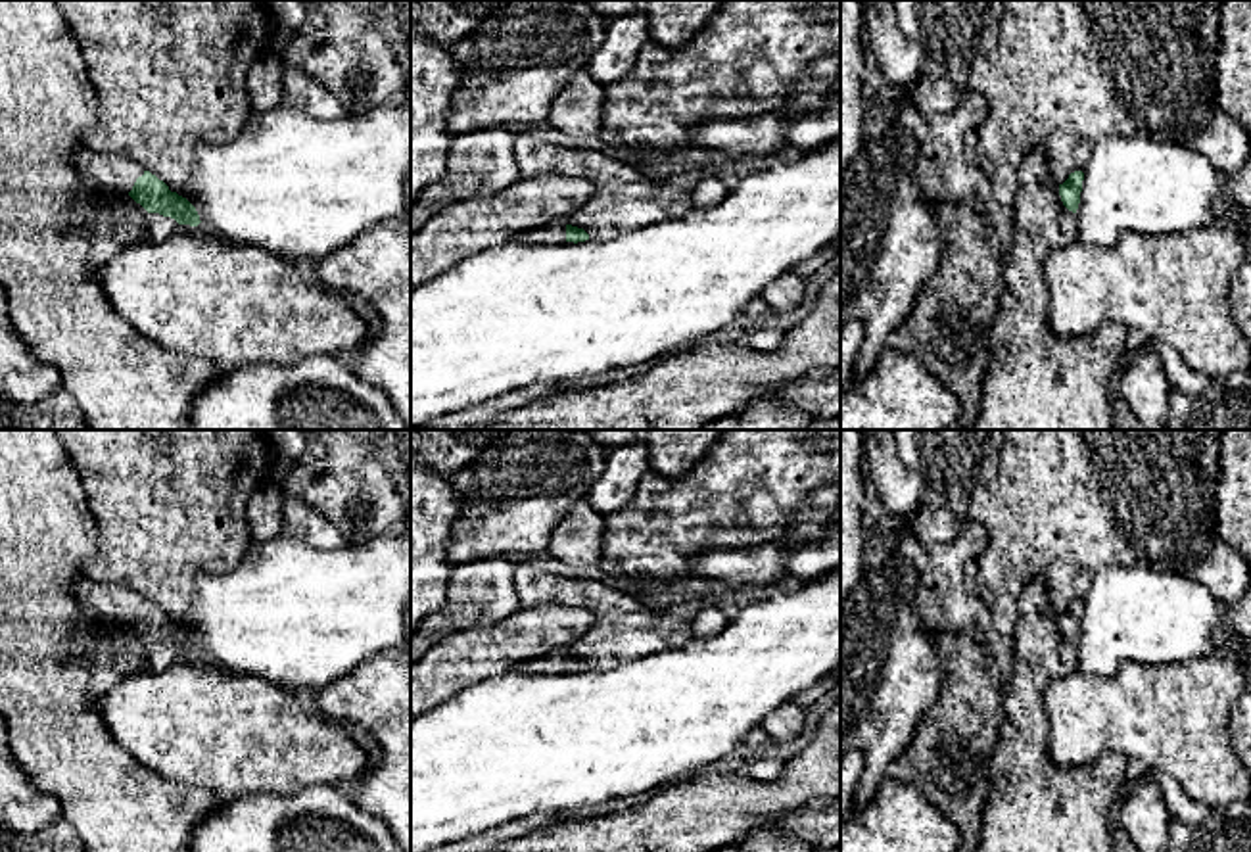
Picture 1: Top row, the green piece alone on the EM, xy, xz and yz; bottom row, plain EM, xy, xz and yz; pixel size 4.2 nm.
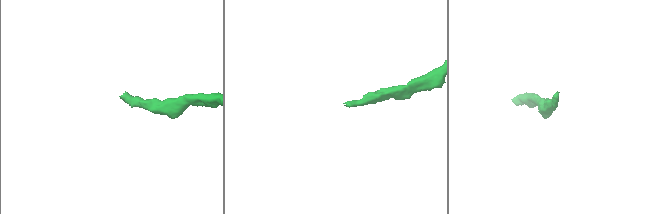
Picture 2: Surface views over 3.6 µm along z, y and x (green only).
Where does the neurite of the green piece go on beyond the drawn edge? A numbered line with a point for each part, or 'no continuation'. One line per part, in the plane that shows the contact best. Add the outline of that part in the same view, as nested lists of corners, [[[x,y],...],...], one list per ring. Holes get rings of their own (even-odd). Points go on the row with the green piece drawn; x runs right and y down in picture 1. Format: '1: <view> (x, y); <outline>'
1: xy (114, 171); [[[88,148],[75,154],[73,165],[86,180],[106,184],[121,192],[130,192],[136,178],[144,175],[144,169],[130,159],[100,154]]]

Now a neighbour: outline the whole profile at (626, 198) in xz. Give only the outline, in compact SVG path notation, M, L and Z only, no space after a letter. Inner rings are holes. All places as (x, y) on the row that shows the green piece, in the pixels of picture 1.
M518 130L514 159L522 177L574 175L597 186L589 203L564 221L583 228L589 240L604 242L654 221L679 219L693 207L691 192L647 177L612 150L555 146Z

